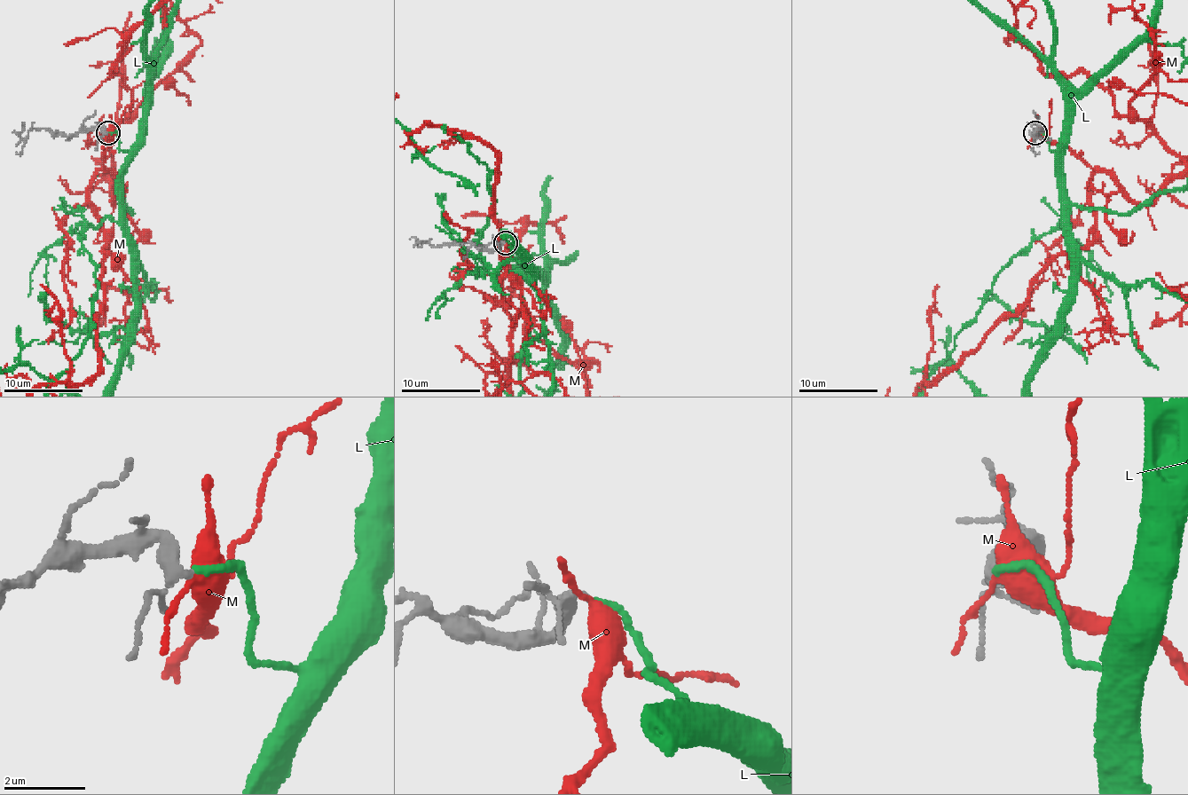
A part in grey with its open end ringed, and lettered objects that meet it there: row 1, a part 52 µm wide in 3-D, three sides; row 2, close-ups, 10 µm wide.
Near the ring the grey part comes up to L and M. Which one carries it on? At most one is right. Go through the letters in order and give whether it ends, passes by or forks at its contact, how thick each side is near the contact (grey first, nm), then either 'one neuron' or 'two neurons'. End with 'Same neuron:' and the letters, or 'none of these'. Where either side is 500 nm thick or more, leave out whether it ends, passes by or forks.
L: it ends; calibres 220 and 160 nm; one neuron
M: it forks; calibres 240 and 400 nm; two neurons
Same neuron: L

